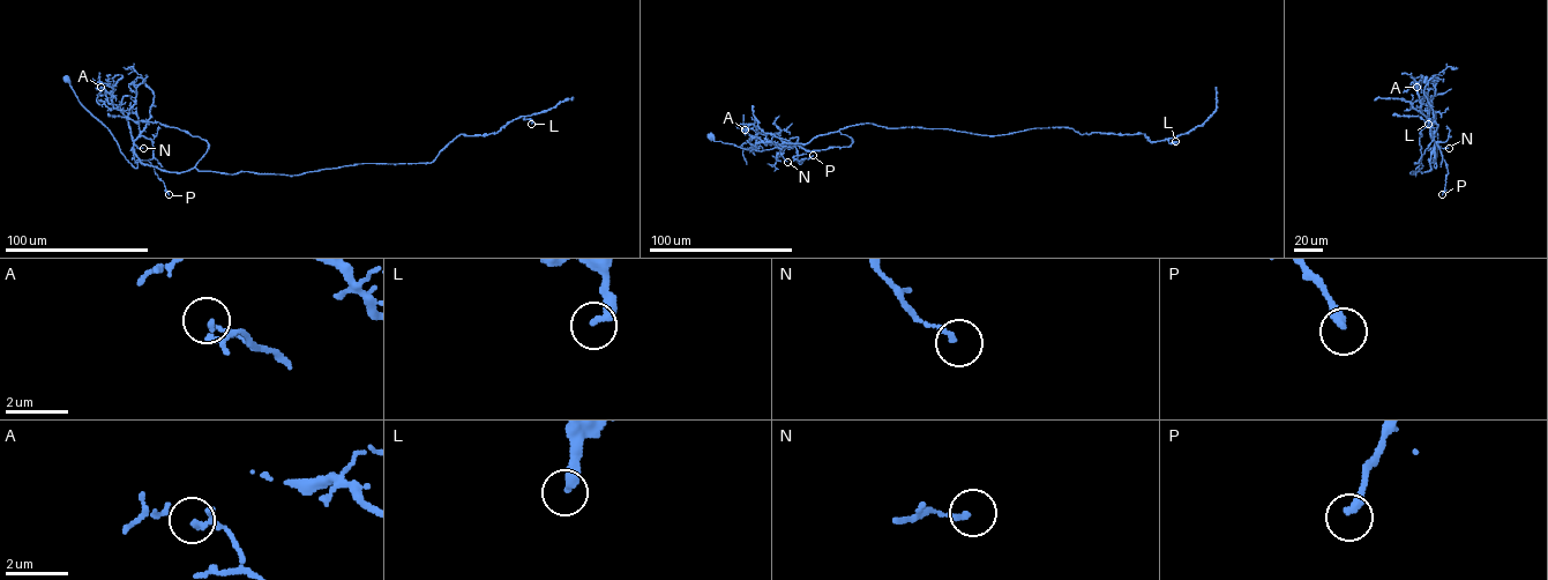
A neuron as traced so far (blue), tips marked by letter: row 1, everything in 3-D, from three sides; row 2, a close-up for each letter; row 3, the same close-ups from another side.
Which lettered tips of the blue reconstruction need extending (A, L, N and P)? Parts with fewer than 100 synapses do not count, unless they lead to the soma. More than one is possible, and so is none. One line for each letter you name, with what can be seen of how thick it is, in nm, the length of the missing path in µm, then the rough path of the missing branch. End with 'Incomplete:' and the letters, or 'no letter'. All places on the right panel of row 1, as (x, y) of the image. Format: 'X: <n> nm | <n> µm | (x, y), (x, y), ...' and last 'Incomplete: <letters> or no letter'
Incomplete: no letter

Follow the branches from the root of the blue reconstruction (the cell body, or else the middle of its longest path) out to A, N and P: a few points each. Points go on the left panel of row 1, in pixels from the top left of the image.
A: (67, 79), (79, 102), (109, 131), (120, 153), (136, 168), (128, 121), (112, 101), (112, 96), (101, 87)
N: (67, 79), (79, 102), (109, 131), (120, 153), (135, 168), (133, 146), (143, 148)
P: (67, 79), (134, 168), (133, 142), (142, 135), (151, 140), (149, 162), (169, 194)

